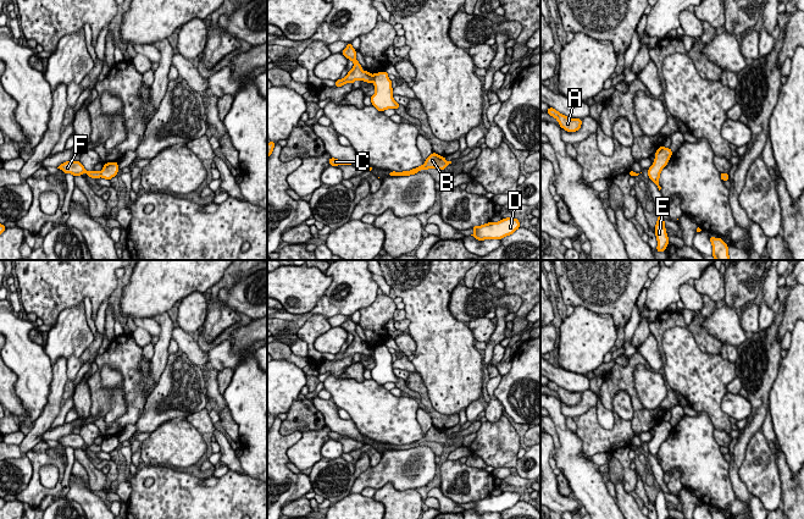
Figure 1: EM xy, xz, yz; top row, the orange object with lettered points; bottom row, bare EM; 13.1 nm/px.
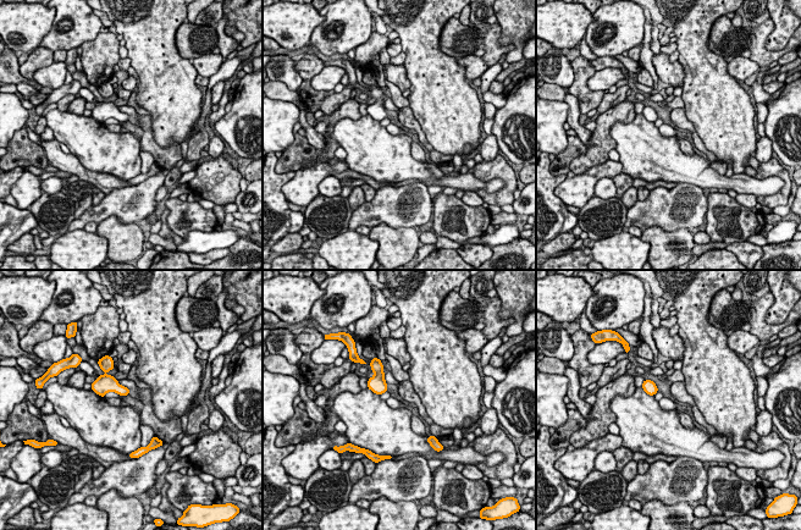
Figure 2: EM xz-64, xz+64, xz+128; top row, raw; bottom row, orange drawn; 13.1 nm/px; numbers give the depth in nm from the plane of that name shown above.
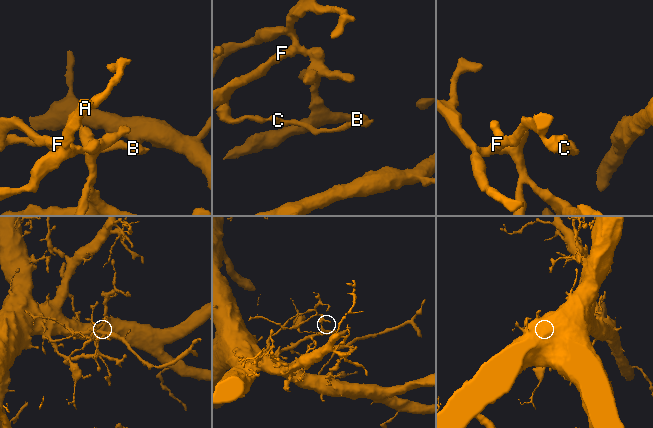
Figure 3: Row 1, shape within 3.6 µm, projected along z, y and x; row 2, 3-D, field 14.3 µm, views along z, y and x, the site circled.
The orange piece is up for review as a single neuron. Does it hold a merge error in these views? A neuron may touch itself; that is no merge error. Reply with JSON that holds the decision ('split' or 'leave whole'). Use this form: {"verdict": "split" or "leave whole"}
{"verdict": "split"}

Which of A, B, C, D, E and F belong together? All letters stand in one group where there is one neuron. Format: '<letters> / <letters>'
A B C F / D E

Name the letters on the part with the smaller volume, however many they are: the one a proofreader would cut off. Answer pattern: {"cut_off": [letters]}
{"cut_off": ["A", "B", "C", "F"]}

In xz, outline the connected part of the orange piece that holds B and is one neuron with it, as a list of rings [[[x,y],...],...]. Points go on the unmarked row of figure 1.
[[[432,426],[427,432],[426,436],[422,440],[418,440],[416,442],[412,442],[410,445],[403,445],[403,446],[395,446],[392,445],[390,449],[410,449],[417,447],[420,443],[428,443],[428,442],[438,442],[444,443],[451,435],[447,435],[444,430],[440,430],[436,426]]]

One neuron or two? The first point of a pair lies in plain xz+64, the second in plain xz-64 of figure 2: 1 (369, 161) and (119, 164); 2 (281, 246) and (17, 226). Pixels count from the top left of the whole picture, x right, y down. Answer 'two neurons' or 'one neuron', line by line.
1: one neuron
2: two neurons

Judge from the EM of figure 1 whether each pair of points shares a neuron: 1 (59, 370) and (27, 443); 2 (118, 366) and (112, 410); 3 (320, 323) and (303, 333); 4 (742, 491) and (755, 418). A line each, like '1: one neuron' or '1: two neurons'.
1: one neuron
2: one neuron
3: one neuron
4: one neuron

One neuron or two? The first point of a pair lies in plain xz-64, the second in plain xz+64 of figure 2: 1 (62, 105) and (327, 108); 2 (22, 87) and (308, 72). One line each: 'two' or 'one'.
1: one
2: two

